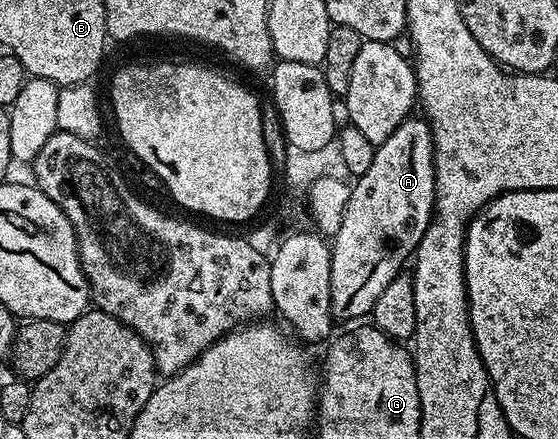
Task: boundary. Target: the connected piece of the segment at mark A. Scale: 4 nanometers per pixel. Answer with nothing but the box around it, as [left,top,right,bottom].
[330,118,436,321]

